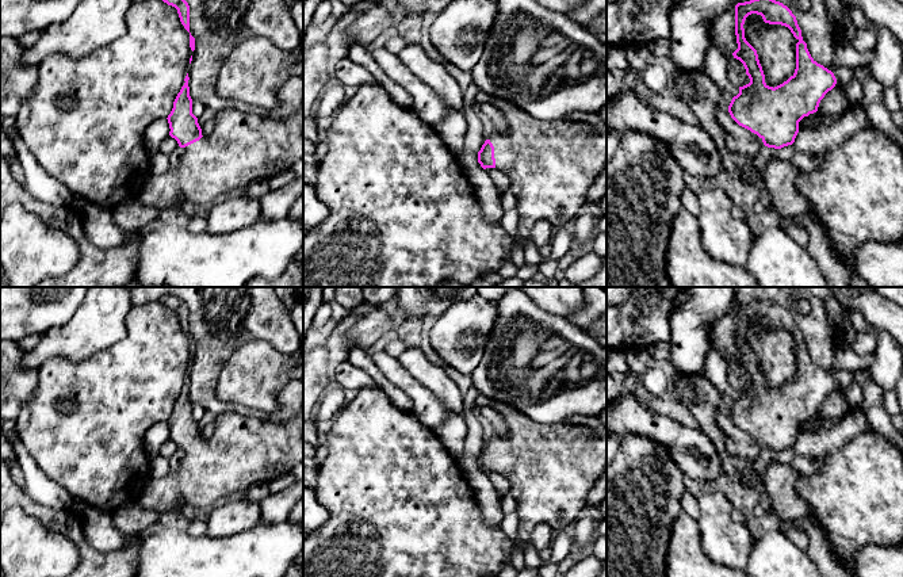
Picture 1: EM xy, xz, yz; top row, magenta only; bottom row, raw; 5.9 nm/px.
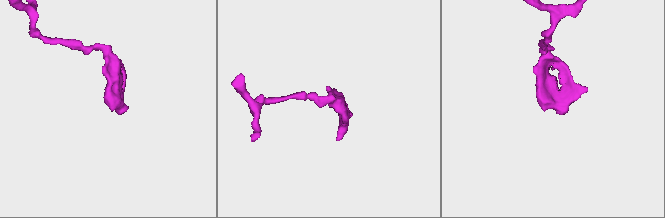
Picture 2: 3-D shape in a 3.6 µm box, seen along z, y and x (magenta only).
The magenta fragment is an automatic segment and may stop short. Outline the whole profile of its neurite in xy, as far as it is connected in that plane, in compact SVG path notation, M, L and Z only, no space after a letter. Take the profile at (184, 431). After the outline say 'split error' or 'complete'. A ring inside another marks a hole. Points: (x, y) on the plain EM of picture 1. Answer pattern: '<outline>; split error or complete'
M188 377L184 382L184 389L177 397L173 412L168 419L169 439L175 442L180 451L184 452L181 466L176 474L169 474L165 478L152 478L138 496L137 504L148 511L168 512L177 509L177 503L181 500L184 505L191 505L195 509L213 508L221 501L225 501L230 494L246 492L252 485L259 482L271 482L282 475L291 473L292 467L303 462L303 408L288 420L272 420L269 417L253 417L226 412L217 416L214 432L208 439L202 437L198 421L192 417L192 402L190 400Z; split error

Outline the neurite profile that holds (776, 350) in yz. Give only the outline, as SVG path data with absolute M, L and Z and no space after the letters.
M751 317L743 332L746 344L757 354L766 389L774 391L793 379L799 343L788 330L765 326L761 318Z

